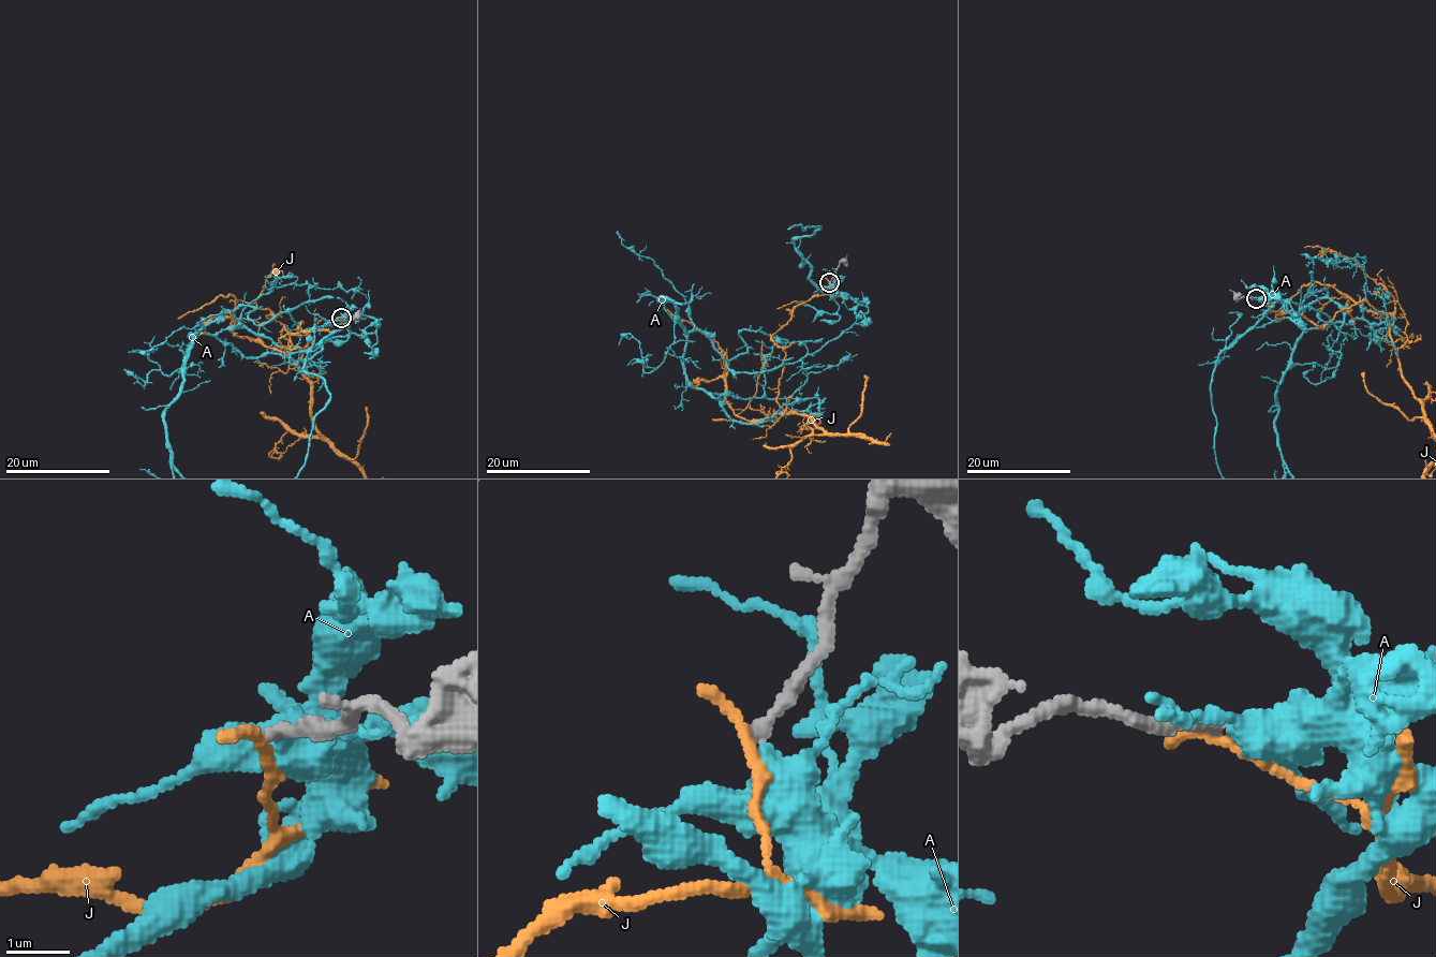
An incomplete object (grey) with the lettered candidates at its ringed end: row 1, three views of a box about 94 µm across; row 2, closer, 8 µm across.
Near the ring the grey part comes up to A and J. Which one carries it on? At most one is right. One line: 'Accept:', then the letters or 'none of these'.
Accept: none of these

